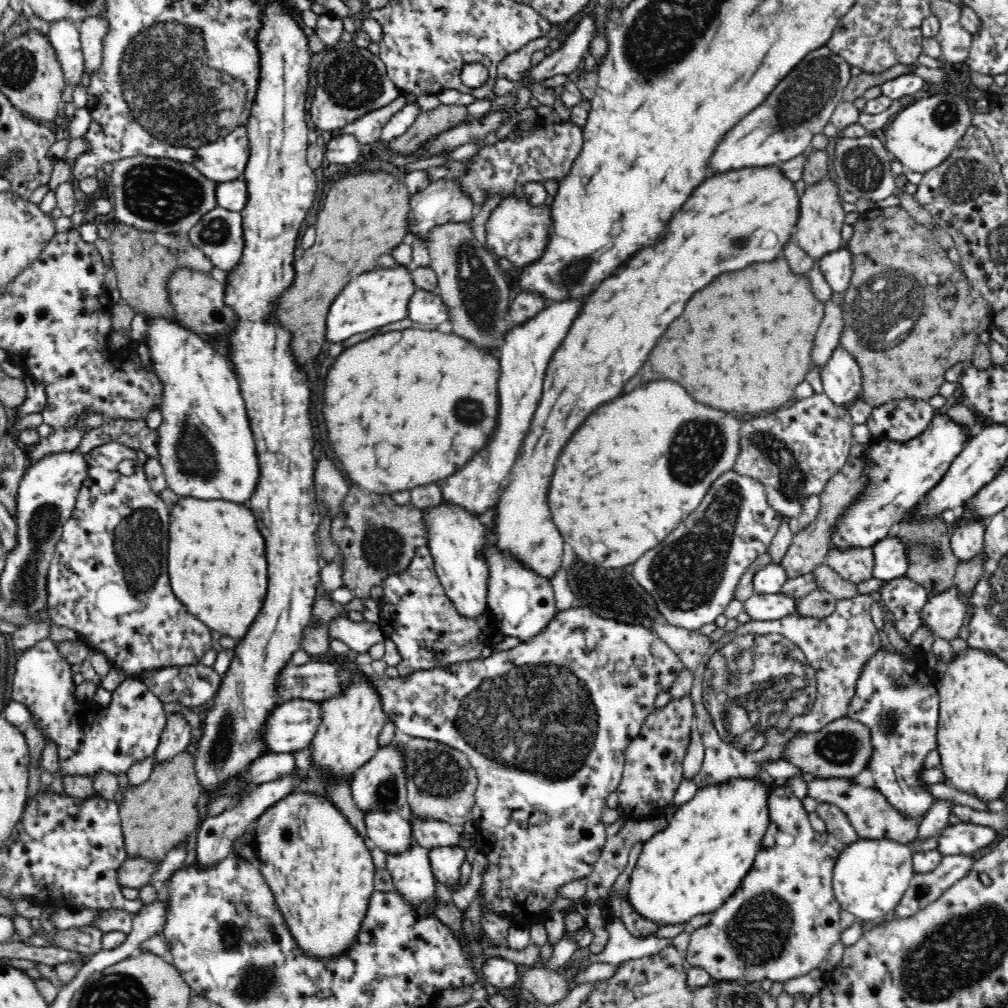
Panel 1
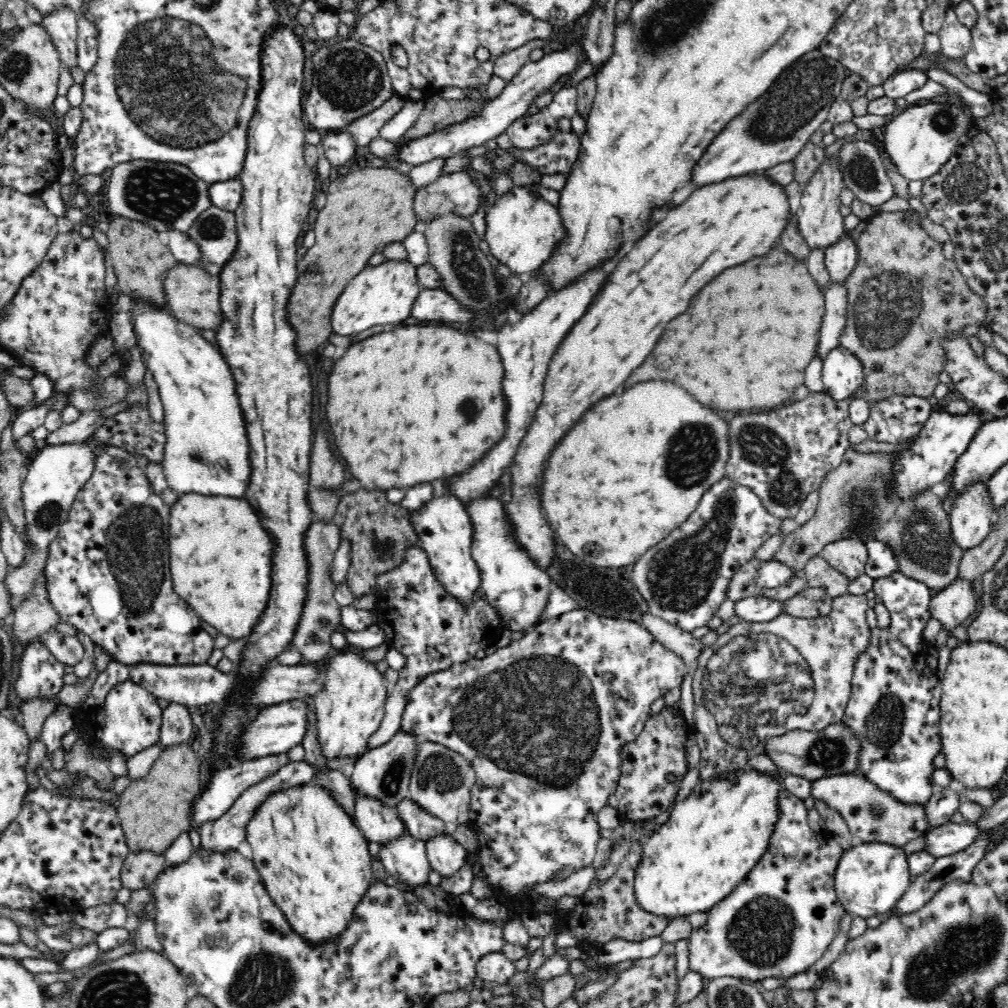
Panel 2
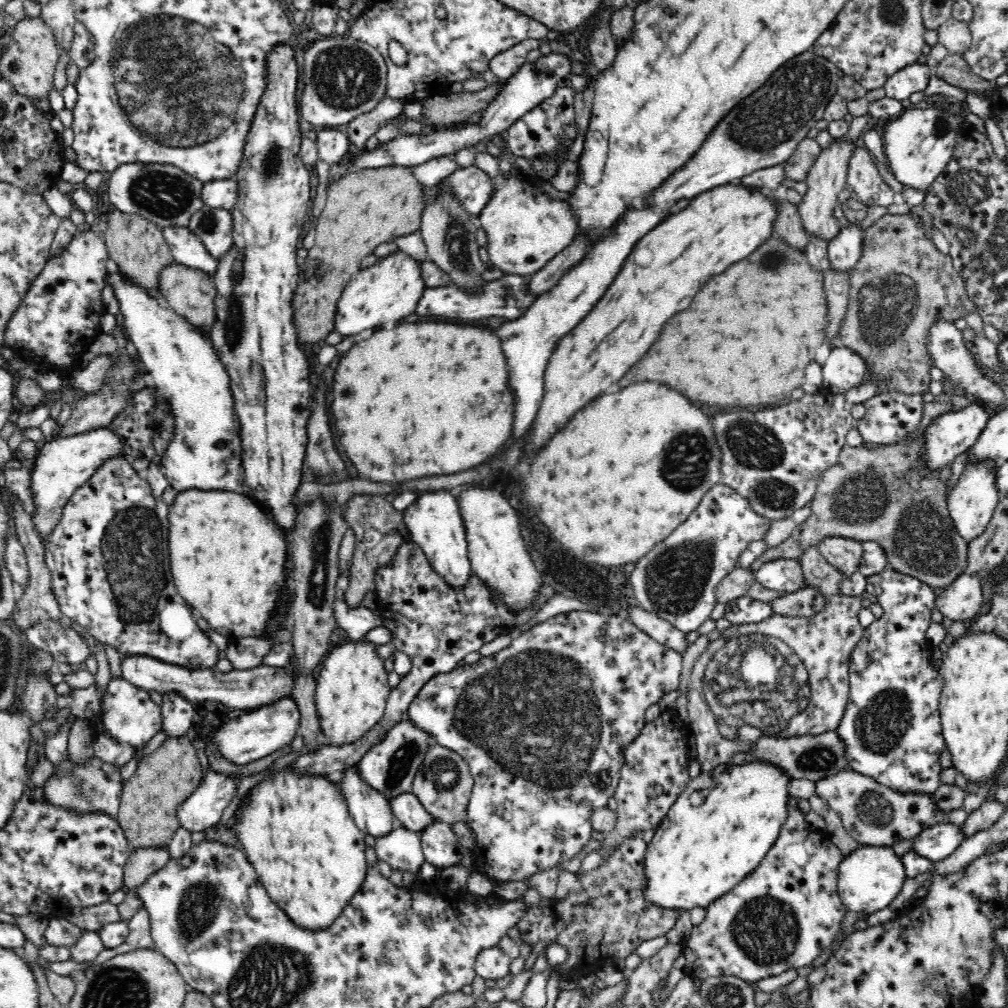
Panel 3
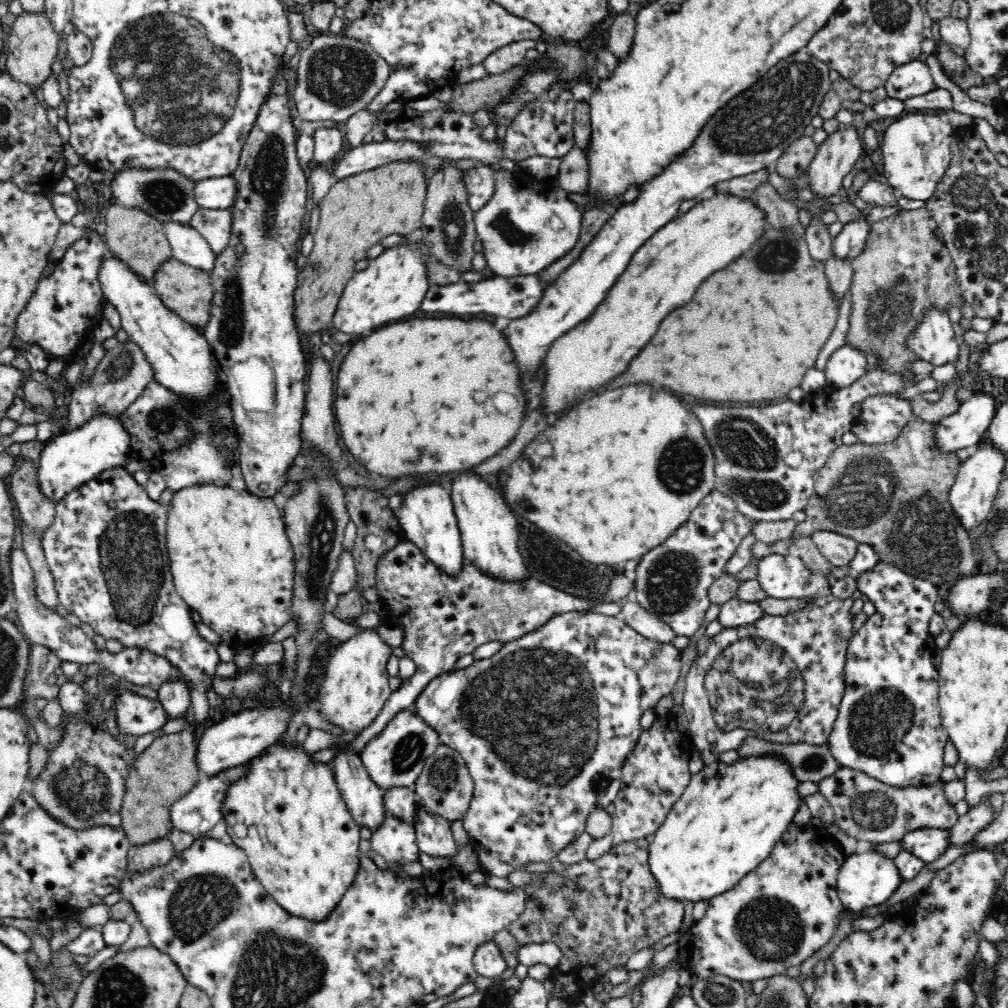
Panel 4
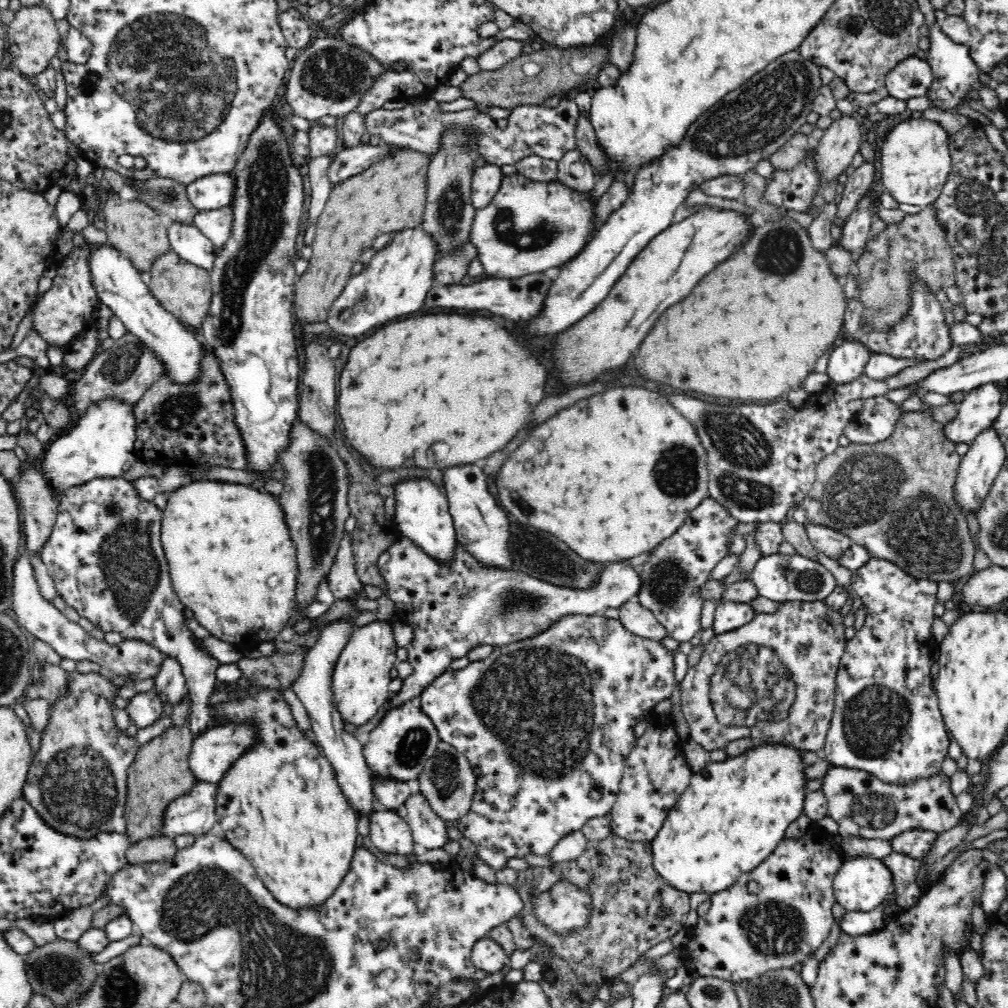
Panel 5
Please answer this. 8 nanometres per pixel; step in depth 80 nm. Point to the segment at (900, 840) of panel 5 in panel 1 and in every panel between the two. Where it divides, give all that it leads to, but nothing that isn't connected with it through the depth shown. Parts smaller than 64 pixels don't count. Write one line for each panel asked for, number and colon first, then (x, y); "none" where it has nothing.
1: (963, 838)
2: (946, 839)
3: (939, 841)
4: (927, 844)

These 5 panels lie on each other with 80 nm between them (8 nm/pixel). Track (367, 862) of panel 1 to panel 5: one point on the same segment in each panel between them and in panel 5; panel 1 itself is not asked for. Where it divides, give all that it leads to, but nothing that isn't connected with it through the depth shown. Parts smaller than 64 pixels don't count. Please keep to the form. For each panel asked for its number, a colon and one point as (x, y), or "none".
2: (314, 861)
3: (295, 829)
4: (285, 812)
5: (280, 804)

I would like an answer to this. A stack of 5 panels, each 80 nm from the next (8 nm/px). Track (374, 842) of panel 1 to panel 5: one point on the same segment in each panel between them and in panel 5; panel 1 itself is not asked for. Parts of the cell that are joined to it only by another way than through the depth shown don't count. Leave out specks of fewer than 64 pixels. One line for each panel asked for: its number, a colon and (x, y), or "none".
2: (378, 822)
3: (371, 811)
4: (364, 798)
5: (313, 687)

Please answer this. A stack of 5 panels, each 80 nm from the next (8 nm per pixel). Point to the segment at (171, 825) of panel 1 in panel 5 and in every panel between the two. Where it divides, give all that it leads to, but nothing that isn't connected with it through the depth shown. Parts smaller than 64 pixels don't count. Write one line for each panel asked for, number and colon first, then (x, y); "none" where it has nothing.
2: (153, 810)
3: (164, 779)
4: (161, 774)
5: (160, 773)

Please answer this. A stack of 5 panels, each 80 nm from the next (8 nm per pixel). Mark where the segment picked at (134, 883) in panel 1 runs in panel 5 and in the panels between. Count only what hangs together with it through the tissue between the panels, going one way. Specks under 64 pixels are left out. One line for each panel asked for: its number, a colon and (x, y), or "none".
2: (140, 869)
3: (142, 862)
4: (156, 852)
5: (157, 848)

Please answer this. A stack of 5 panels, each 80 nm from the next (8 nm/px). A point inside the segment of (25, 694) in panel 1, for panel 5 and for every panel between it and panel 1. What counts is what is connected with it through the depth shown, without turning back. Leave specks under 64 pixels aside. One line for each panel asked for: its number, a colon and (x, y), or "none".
2: (130, 719)
3: (130, 716)
4: (137, 715)
5: (145, 708)

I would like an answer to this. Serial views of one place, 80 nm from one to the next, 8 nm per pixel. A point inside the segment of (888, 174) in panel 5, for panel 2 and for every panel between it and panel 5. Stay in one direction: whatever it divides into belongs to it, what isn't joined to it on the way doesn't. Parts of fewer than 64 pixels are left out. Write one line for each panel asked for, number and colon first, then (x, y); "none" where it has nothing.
2: (920, 139)
3: (918, 144)
4: (916, 153)

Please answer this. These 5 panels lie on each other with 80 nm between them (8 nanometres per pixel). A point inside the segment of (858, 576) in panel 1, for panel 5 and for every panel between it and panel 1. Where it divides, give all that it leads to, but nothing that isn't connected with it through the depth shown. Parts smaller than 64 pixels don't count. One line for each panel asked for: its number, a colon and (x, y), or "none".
2: (848, 556)
3: (844, 554)
4: (839, 549)
5: (831, 542)

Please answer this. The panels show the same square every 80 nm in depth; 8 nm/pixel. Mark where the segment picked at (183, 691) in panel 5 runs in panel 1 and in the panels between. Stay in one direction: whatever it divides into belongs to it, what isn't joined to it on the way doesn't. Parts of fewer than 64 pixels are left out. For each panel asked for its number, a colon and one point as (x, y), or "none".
1: (175, 738)
2: (177, 725)
3: (179, 714)
4: (174, 695)

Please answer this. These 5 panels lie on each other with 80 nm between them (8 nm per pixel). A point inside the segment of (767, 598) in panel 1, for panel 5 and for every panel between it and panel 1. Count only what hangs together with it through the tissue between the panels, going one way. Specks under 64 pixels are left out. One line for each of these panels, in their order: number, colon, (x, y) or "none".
2: (755, 609)
3: (741, 611)
4: (734, 613)
5: (728, 615)

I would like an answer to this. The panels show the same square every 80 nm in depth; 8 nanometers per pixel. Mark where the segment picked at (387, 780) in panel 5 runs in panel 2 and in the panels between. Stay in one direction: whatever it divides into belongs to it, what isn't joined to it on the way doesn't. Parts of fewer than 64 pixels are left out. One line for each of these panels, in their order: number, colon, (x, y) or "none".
2: (419, 823)
3: (406, 808)
4: (401, 801)

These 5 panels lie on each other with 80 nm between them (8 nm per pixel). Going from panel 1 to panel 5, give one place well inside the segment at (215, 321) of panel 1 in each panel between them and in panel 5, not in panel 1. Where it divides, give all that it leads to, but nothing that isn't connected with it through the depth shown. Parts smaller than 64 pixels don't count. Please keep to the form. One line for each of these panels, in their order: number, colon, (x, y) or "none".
2: (192, 294)
3: (190, 293)
4: (187, 291)
5: (183, 289)

